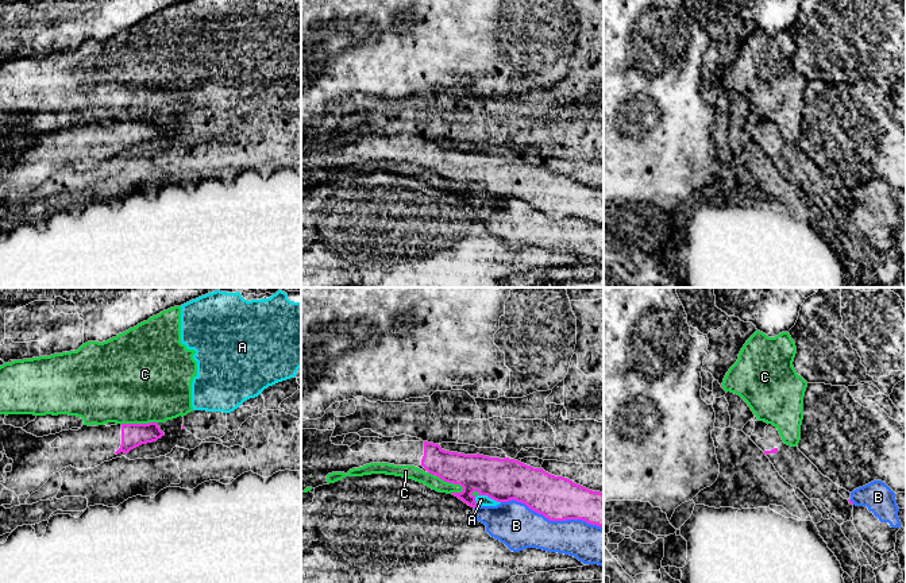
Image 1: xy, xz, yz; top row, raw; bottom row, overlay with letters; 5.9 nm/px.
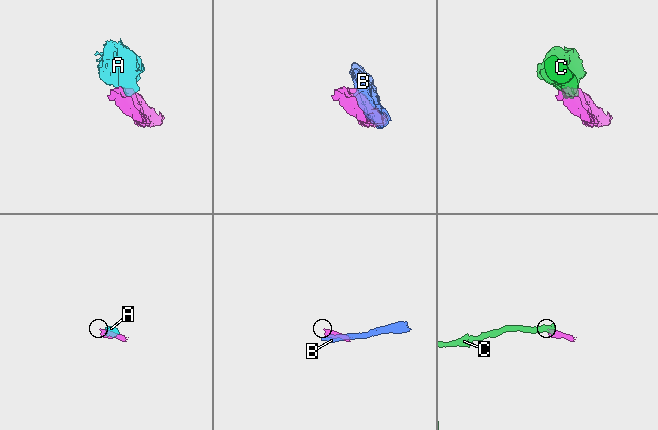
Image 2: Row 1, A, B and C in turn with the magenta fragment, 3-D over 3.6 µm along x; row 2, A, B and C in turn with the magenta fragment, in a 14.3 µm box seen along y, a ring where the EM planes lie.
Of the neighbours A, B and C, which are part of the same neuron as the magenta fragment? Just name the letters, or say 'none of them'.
none of them

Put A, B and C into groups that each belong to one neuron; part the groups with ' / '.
A C / B

